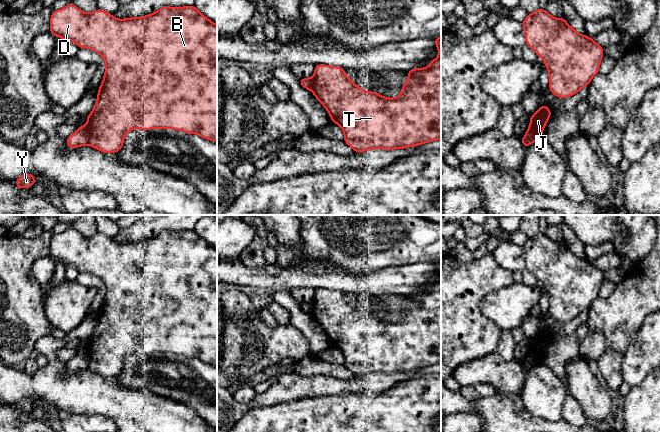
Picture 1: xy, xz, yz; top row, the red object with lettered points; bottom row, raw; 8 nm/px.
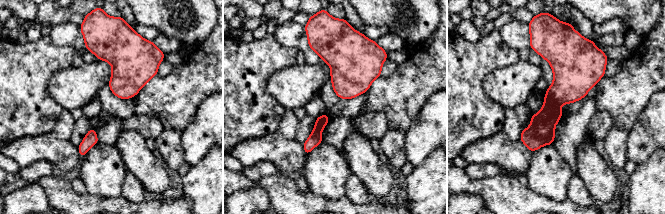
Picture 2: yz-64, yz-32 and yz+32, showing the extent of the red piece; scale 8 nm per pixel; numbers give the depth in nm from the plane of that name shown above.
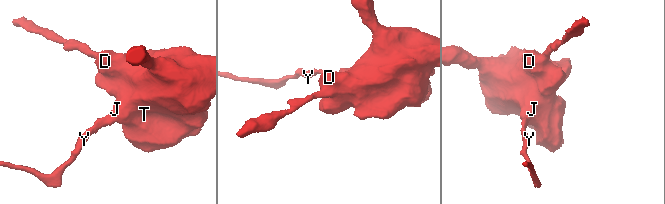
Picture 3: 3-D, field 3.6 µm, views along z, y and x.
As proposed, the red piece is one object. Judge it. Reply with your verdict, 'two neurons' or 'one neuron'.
two neurons

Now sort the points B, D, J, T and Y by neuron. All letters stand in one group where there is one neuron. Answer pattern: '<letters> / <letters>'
B D J T / Y

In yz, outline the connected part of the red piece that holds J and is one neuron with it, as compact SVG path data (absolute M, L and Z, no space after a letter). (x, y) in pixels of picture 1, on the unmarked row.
M543 328L534 338L530 339L530 349L528 350L526 359L519 363L523 365L529 357L536 359L536 365L542 363L542 356L551 338L551 334Z

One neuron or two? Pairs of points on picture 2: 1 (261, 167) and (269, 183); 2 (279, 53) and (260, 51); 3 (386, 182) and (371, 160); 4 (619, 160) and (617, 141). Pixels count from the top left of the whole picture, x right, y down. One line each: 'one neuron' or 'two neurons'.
1: two neurons
2: one neuron
3: one neuron
4: one neuron

